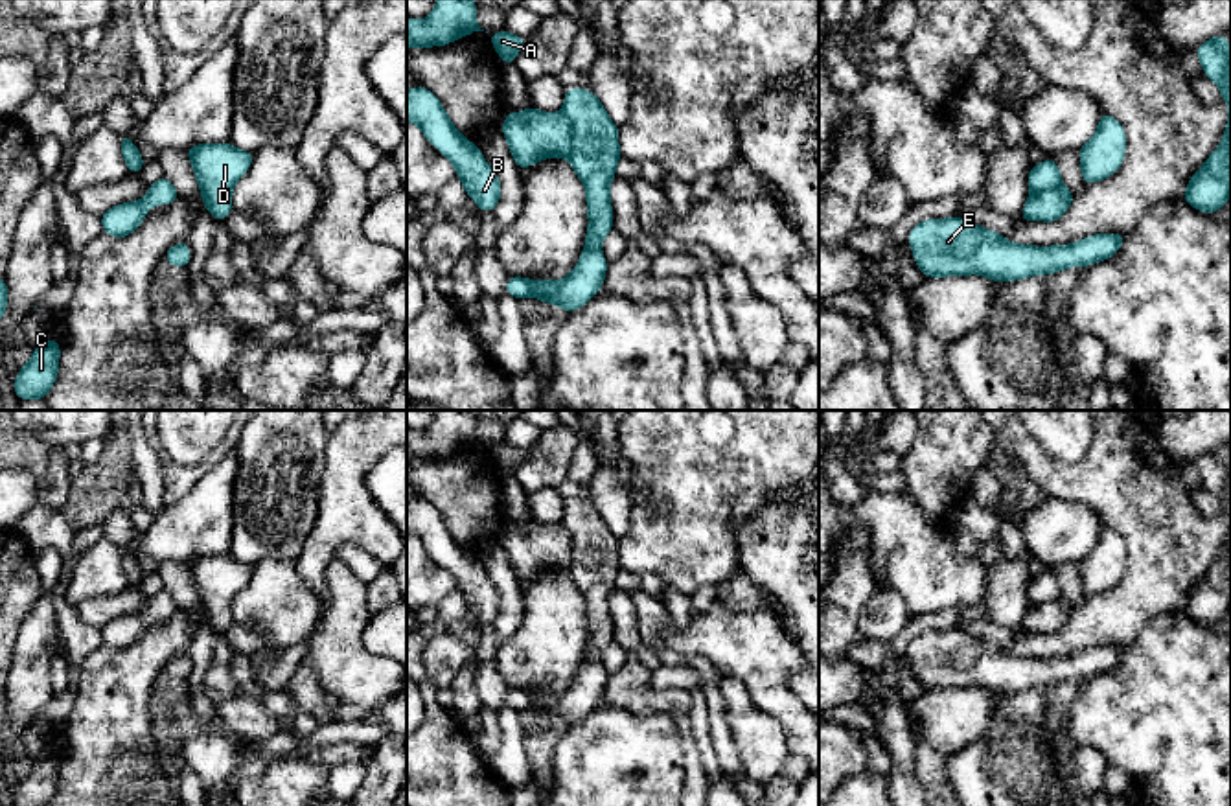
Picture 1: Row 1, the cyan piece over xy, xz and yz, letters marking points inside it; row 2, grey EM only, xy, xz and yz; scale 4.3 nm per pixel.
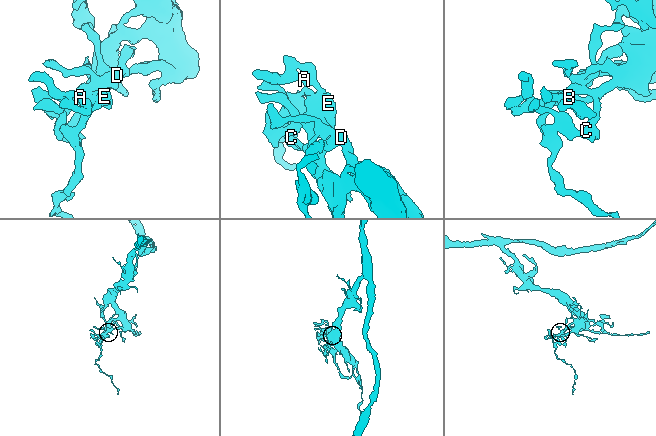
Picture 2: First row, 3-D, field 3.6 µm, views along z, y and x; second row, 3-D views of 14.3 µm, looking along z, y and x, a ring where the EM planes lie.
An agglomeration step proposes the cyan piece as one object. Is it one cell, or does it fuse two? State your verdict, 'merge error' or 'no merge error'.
no merge error

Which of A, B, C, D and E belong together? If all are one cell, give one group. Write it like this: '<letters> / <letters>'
A B C D E

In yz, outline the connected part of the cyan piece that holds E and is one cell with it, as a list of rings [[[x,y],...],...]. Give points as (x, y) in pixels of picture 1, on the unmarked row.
[[[962,629],[926,631],[909,646],[915,674],[927,690],[983,686],[992,694],[1087,679],[1115,668],[1124,651],[1126,646],[1104,644],[1073,657],[1016,657]]]

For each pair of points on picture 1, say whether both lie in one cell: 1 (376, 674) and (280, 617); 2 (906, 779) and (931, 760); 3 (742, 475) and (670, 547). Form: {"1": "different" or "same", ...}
{"1": "different", "2": "different", "3": "same"}

